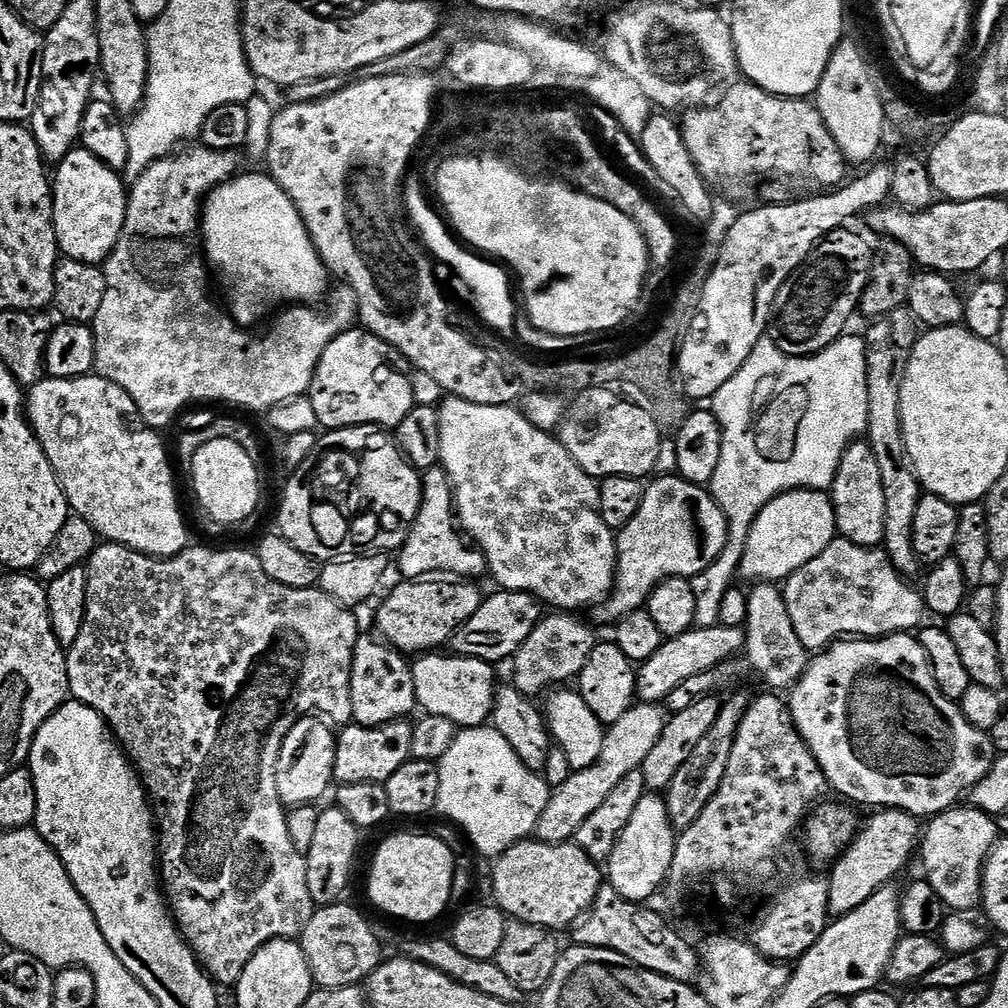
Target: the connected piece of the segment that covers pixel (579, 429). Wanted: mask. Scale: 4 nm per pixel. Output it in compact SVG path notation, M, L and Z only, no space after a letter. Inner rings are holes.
M591 388L573 400L576 401L573 404L571 401L564 419L560 421L558 439L587 476L597 481L611 476L648 478L657 471L662 429L650 414L646 414L646 410L642 410L642 406L631 404L627 398L603 388Z

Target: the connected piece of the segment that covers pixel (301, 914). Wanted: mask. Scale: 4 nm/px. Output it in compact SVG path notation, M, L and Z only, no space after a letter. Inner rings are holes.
M104 542L86 562L86 571L86 614L78 638L66 652L71 699L90 706L104 719L125 756L132 761L139 779L144 781L144 790L158 821L158 872L162 877L162 891L174 913L176 927L213 981L220 986L234 986L242 978L246 962L254 958L259 948L271 940L298 938L318 907L310 898L310 882L306 882L308 857L295 848L287 828L288 812L278 794L278 758L286 734L290 734L301 716L323 714L340 726L352 720L352 663L354 646L360 641L362 629L351 607L339 604L319 587L291 588L274 582L274 578L262 570L262 562L258 562L255 551L249 549L247 552L244 548L189 546L176 556L161 558Z

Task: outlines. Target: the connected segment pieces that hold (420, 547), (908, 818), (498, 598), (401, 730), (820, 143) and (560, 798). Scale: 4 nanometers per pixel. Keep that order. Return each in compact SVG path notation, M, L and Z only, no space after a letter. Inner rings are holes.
M442 466L429 468L423 473L423 492L421 506L414 518L408 537L398 549L400 556L400 576L405 580L423 580L437 574L451 574L473 582L479 576L489 575L488 563L480 549L473 546L462 535L458 527L456 502L452 495L452 483L448 480L446 470Z
M885 808L871 813L873 816L868 821L863 821L862 827L857 831L855 840L849 844L844 855L831 865L832 876L827 877L828 882L828 915L835 918L850 914L850 910L858 910L866 898L873 896L878 890L889 887L893 883L892 876L896 876L908 864L908 859L913 859L918 845L922 839L922 824L917 817L900 808Z
M496 592L485 597L474 617L468 619L452 637L450 646L457 655L477 657L491 664L507 661L526 642L539 620L543 619L544 608L536 596L528 592Z
M395 720L392 724L383 724L377 728L364 728L352 722L339 729L334 754L334 780L337 785L354 782L374 782L383 784L390 774L398 770L408 760L413 759L413 725L404 720Z
M741 82L733 83L731 87L729 87L727 91L725 91L723 95L721 95L711 106L689 108L683 113L684 120L682 119L682 131L684 134L686 148L690 152L690 158L692 158L696 164L697 170L699 170L701 175L713 189L721 188L722 191L729 192L732 196L740 196L747 190L748 183L750 183L751 180L758 179L759 176L768 176L764 178L793 176L796 180L809 180L812 184L821 184L821 189L824 190L832 190L845 183L846 177L844 177L844 168L846 169L846 161L844 159L844 155L841 154L840 147L834 142L834 138L830 134L830 130L826 126L826 122L822 122L822 114L816 108L815 103L809 102L804 98L797 98L795 96L776 96L772 92L762 90L759 86L757 86L757 84L751 82L743 82L744 84L740 83Z
M637 703L629 712L622 714L618 722L614 722L605 731L602 754L598 762L589 768L577 768L560 788L555 789L548 797L546 810L542 810L542 818L538 818L535 839L547 844L566 844L575 837L578 826L606 802L610 790L626 778L626 774L635 772L646 762L646 754L654 747L654 742L662 734L666 723L666 712L661 705Z

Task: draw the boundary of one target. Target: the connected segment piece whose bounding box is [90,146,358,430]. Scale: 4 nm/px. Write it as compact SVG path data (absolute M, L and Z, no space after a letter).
M188 146L183 150L173 152L170 156L164 156L158 162L154 162L131 185L128 192L126 222L122 226L122 234L118 238L114 250L108 255L107 260L102 265L104 277L106 278L106 298L102 298L102 306L98 306L98 314L92 319L90 325L94 334L94 354L96 355L94 372L95 375L101 376L103 380L109 380L110 383L115 384L121 393L128 392L129 398L136 403L137 410L144 415L144 420L148 423L145 425L151 426L156 430L166 427L191 400L221 400L224 404L237 404L240 408L253 408L254 411L264 414L271 408L295 400L296 397L303 397L312 387L312 379L316 373L316 367L326 350L326 346L330 346L333 338L340 335L341 332L348 331L358 320L356 295L354 290L347 286L340 286L337 292L335 289L331 293L330 301L332 300L332 305L329 306L328 312L315 312L317 309L312 306L285 307L279 313L281 316L278 317L279 315L277 315L271 321L273 324L265 332L258 333L257 336L252 333L255 331L237 324L223 307L220 309L212 301L212 296L208 293L210 269L206 263L202 247L202 205L208 193L217 184L225 184L227 180L232 179L233 176L241 171L238 157L239 155L236 152L219 152L213 148L205 148L203 146Z

